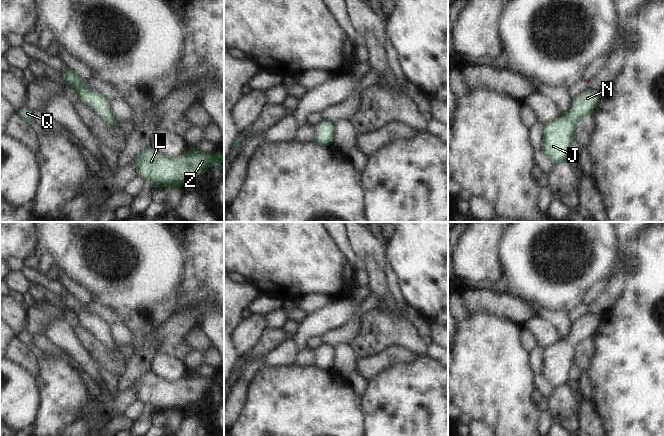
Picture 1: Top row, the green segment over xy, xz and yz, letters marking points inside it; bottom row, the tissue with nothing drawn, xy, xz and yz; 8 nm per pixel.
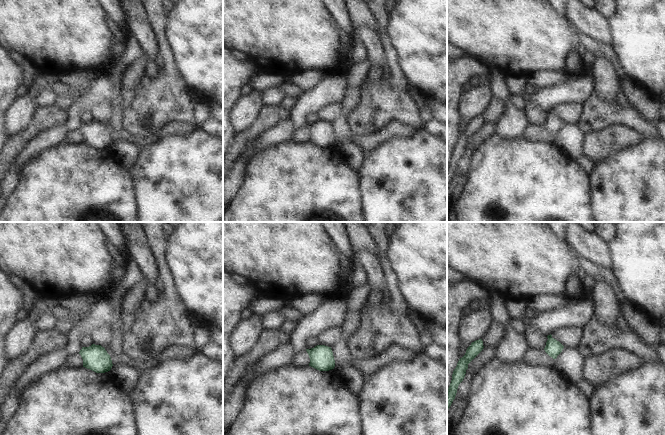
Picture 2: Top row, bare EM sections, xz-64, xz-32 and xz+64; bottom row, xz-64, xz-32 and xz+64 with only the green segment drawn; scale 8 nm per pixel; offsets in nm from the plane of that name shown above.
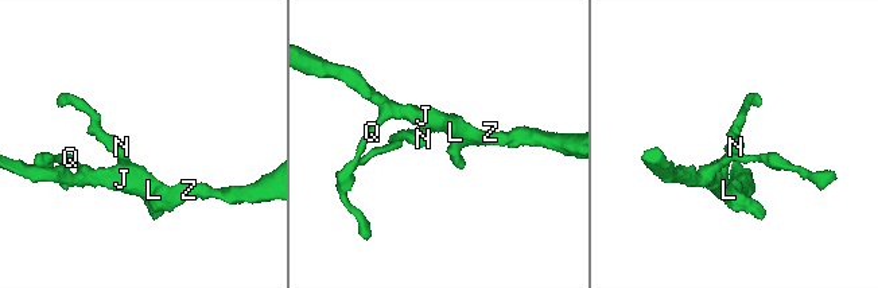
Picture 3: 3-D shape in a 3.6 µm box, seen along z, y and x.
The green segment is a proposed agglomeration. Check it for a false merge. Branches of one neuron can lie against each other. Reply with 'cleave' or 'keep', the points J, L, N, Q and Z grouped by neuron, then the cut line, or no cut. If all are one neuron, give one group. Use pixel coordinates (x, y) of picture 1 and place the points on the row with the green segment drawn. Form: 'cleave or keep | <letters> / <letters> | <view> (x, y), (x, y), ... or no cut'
keep | J L N Q Z | no cut

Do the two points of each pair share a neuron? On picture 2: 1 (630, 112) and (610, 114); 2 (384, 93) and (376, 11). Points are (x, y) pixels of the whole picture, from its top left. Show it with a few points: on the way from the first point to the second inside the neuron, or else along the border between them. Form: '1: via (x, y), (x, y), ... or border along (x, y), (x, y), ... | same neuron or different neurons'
1: via (625, 114), (615, 114) | same neuron
2: via (391, 73), (391, 55), (383, 31) | same neuron

